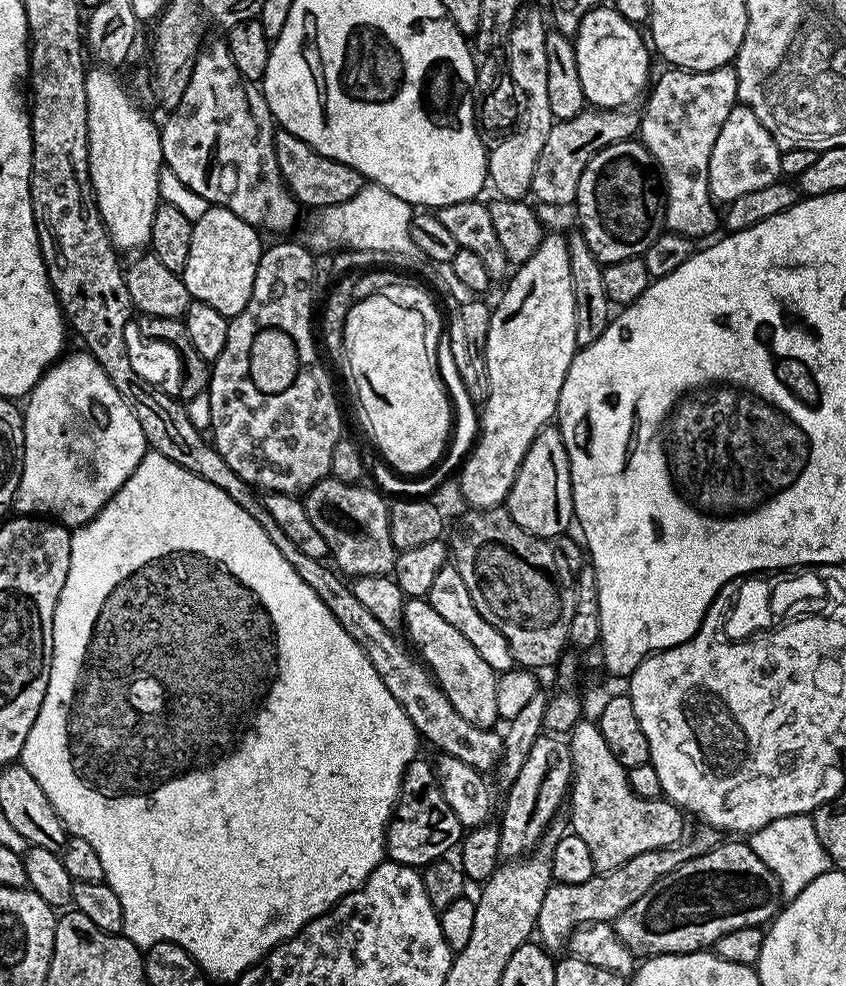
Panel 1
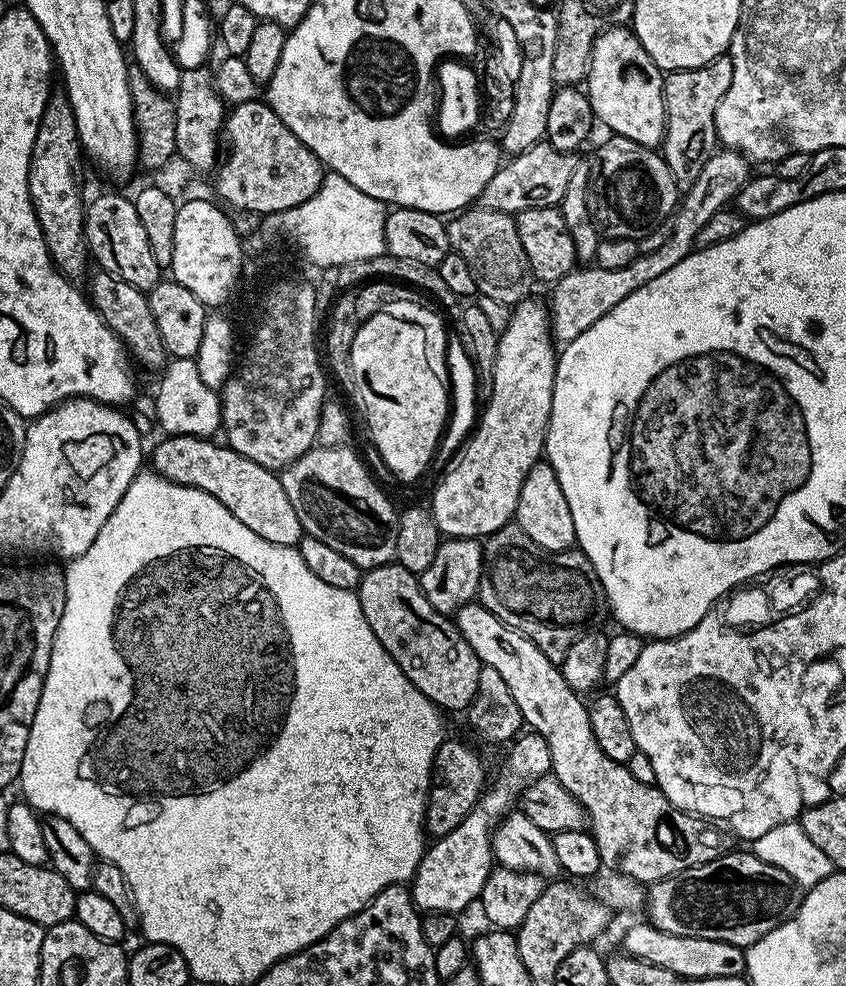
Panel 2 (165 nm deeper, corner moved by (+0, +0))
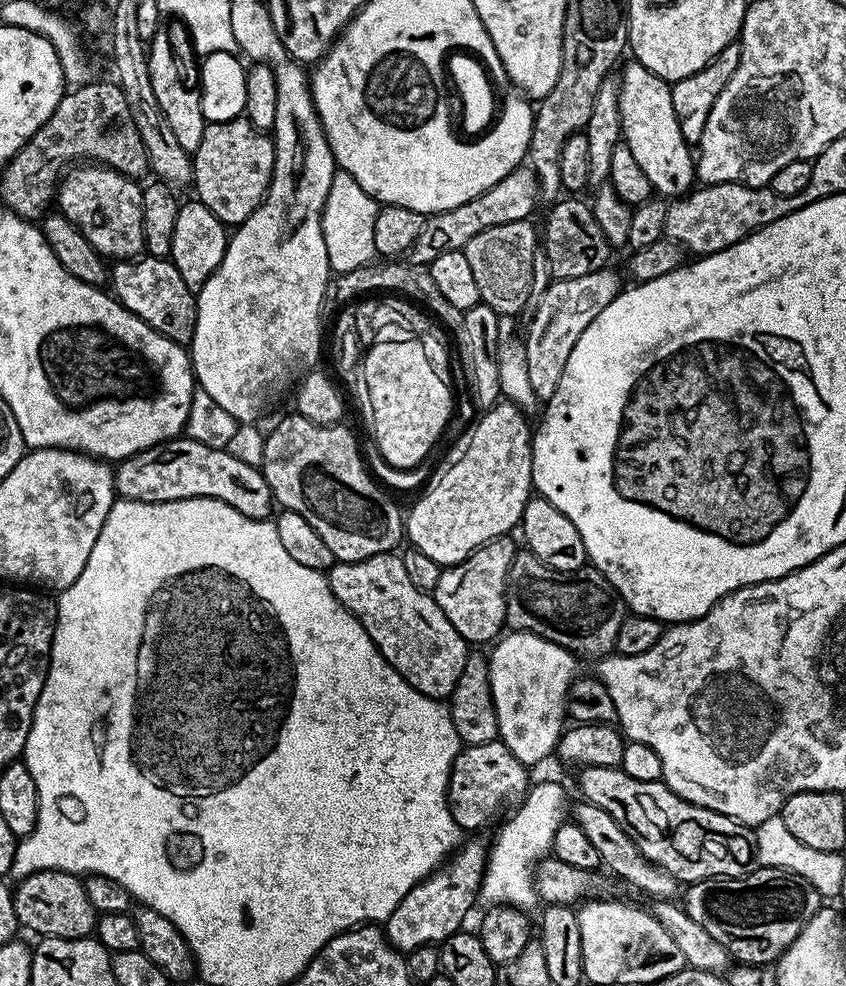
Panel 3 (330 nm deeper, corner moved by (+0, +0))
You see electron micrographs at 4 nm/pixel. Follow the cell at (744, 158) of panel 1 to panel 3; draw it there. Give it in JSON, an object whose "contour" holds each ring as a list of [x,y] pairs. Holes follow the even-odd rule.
{"contour":[[[605,266],[591,272],[582,274],[582,278],[566,278],[565,280],[552,280],[549,288],[539,296],[531,309],[532,321],[528,324],[528,334],[523,337],[527,376],[530,378],[530,389],[540,402],[547,402],[554,398],[554,390],[558,390],[558,382],[562,382],[562,370],[566,370],[566,358],[570,358],[570,350],[582,338],[582,330],[614,302],[616,295],[622,291],[620,276],[611,272],[611,267]]]}

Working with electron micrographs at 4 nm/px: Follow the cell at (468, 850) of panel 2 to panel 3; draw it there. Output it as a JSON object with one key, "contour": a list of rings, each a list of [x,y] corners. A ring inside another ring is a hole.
{"contour":[[[480,840],[461,843],[460,847],[448,857],[446,863],[431,872],[422,882],[418,882],[394,906],[382,927],[393,946],[399,952],[410,953],[423,944],[439,945],[446,938],[465,927],[464,919],[468,911],[478,904],[480,885],[484,883],[484,870],[488,867],[489,849]]]}

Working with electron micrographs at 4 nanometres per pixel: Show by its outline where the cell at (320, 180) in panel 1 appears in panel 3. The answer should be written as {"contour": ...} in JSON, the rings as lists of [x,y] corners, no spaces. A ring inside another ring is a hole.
{"contour":[[[247,118],[209,123],[202,134],[202,146],[192,156],[192,178],[199,203],[205,204],[225,226],[243,224],[268,193],[275,161],[273,137]]]}

